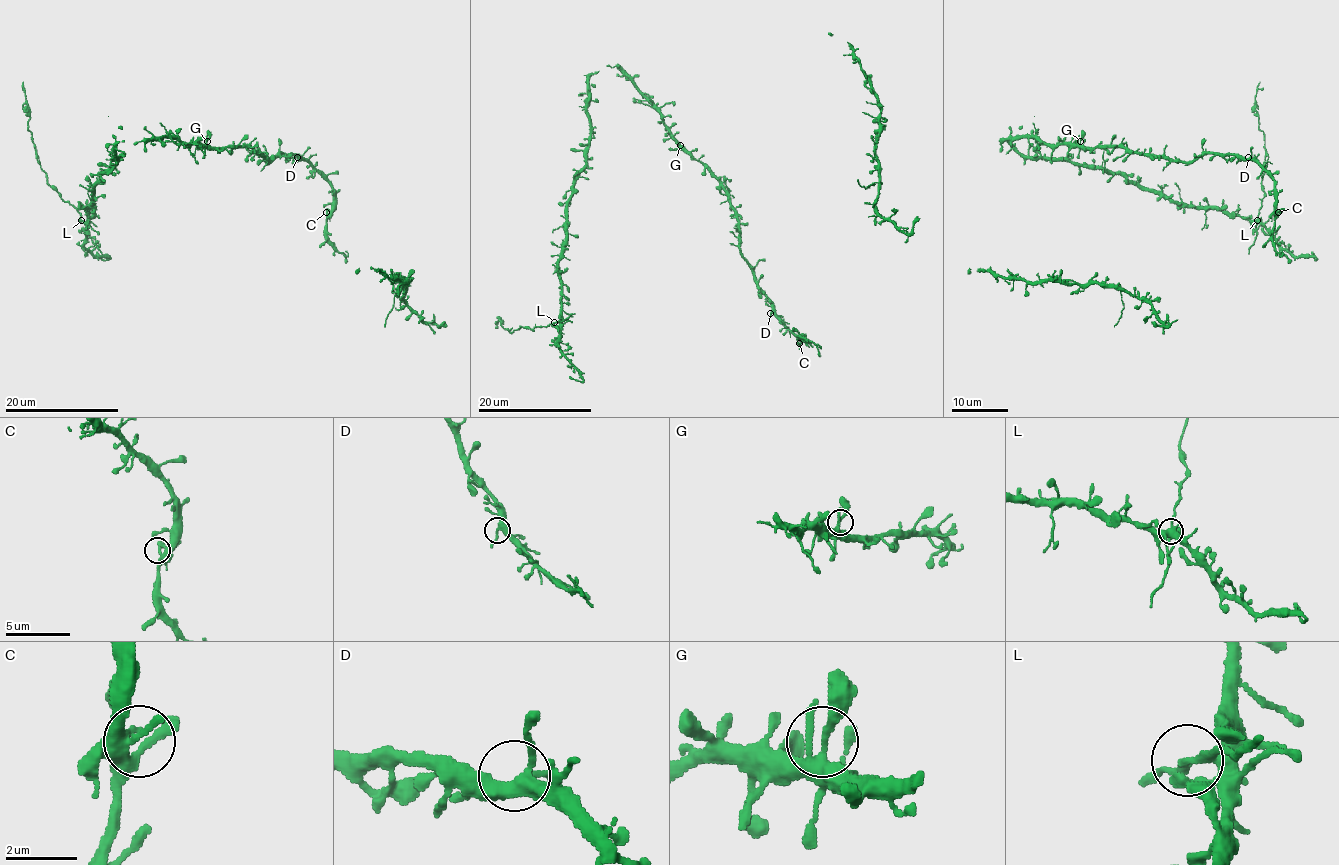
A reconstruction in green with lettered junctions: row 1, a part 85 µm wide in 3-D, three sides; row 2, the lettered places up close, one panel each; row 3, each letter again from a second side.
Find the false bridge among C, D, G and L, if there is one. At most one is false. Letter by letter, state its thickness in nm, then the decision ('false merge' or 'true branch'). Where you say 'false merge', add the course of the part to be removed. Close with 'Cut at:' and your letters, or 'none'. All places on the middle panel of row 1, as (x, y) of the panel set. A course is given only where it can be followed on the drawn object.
C: 240 nm thick; true branch
D: 280 nm thick; true branch
G: 240 nm thick; true branch
L: 160 nm thick; false merge; foreign part runs (554, 322), (534, 329), (521, 326), (513, 332), (505, 329), (500, 320), (496, 325)
Cut at: L

